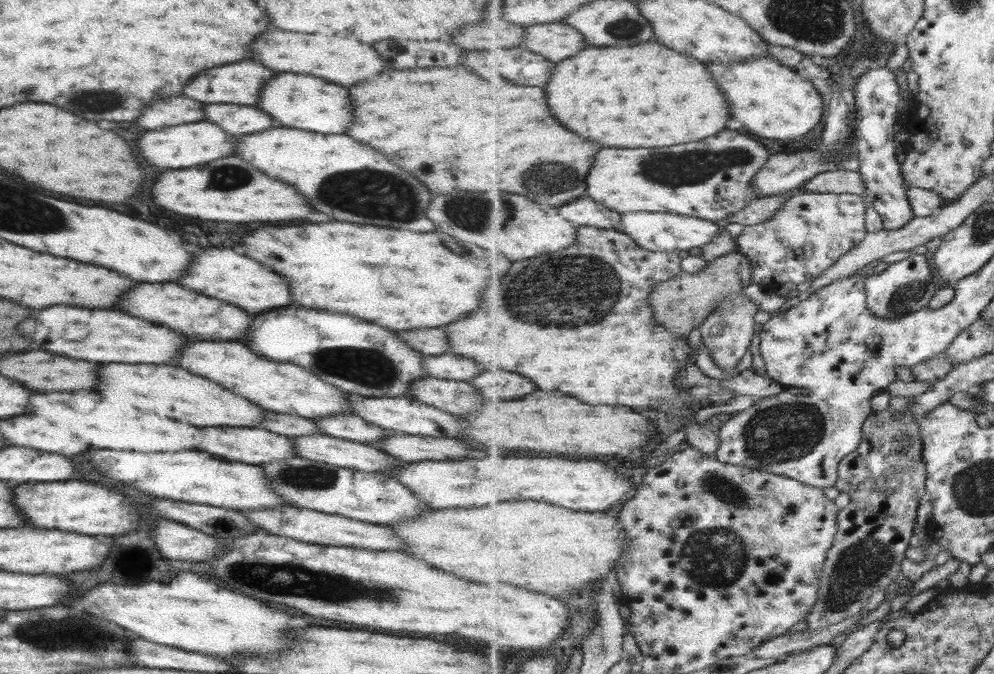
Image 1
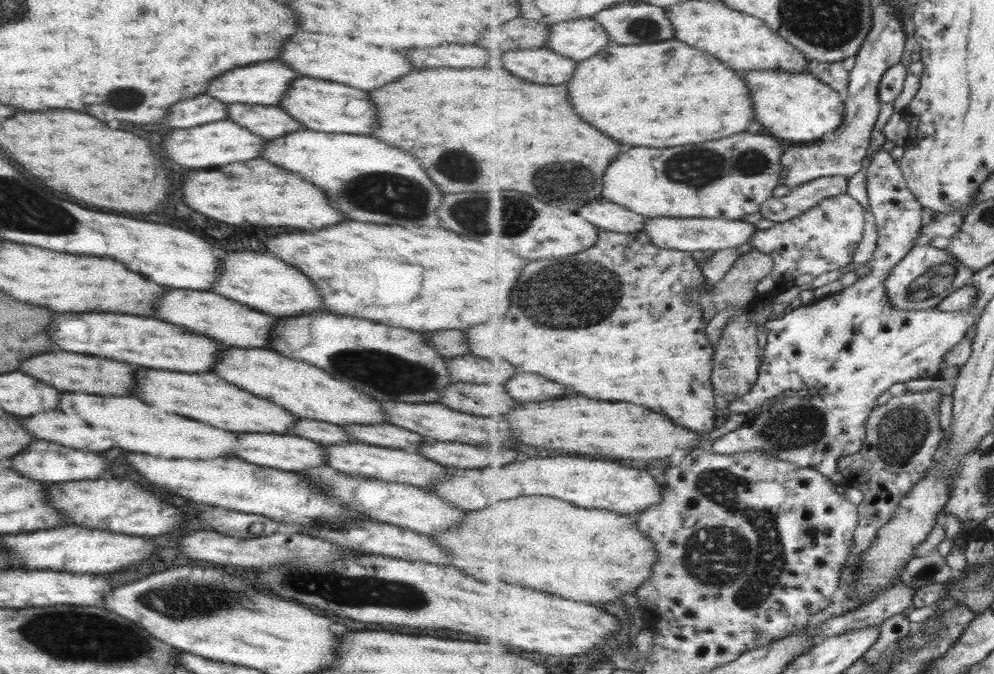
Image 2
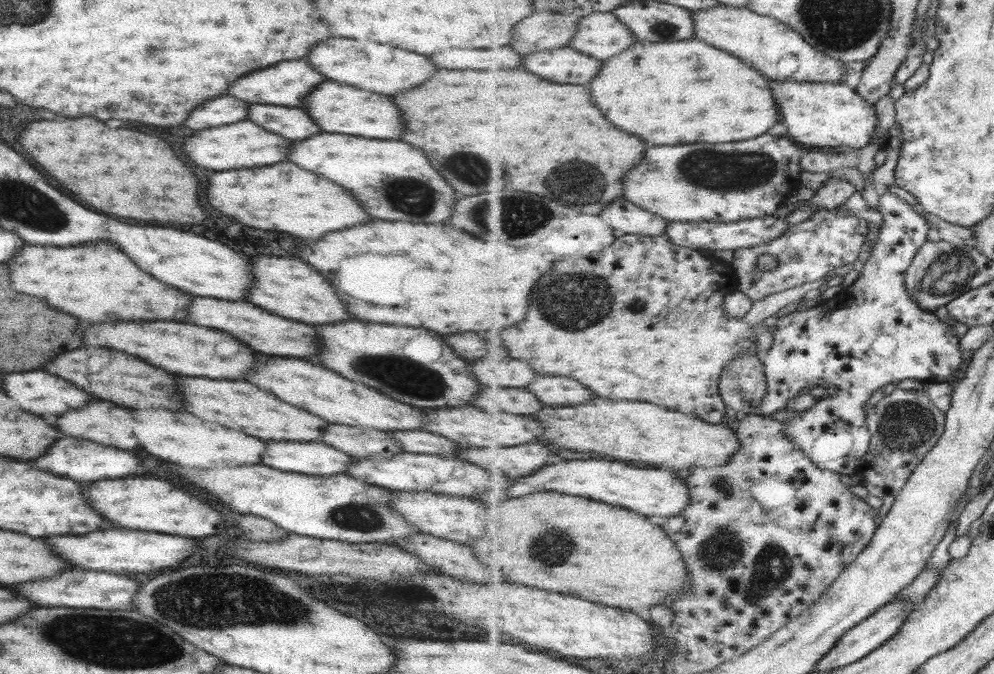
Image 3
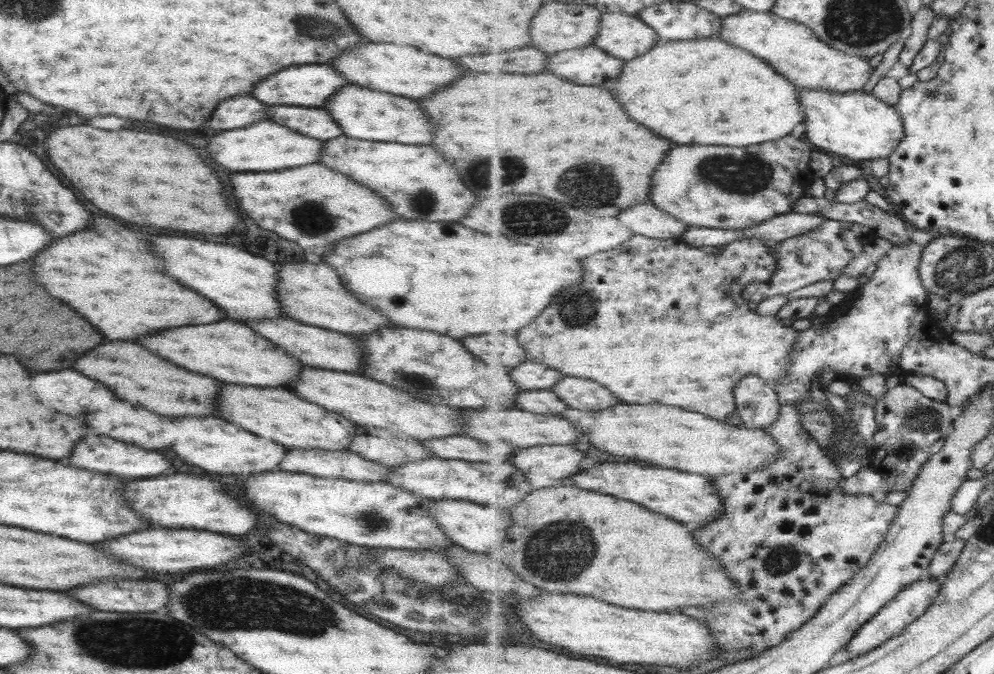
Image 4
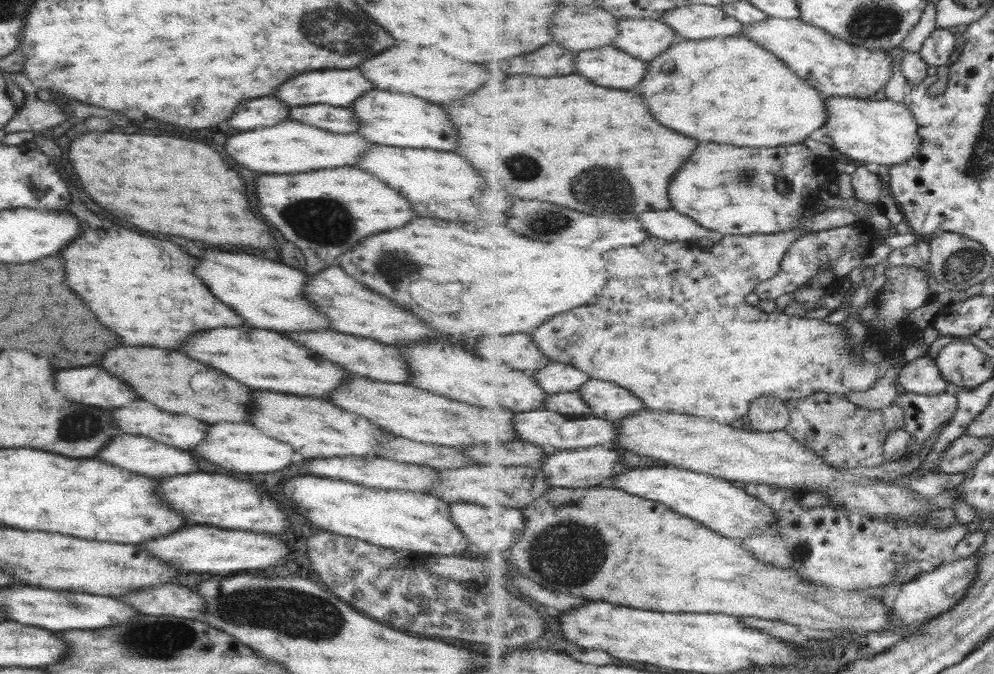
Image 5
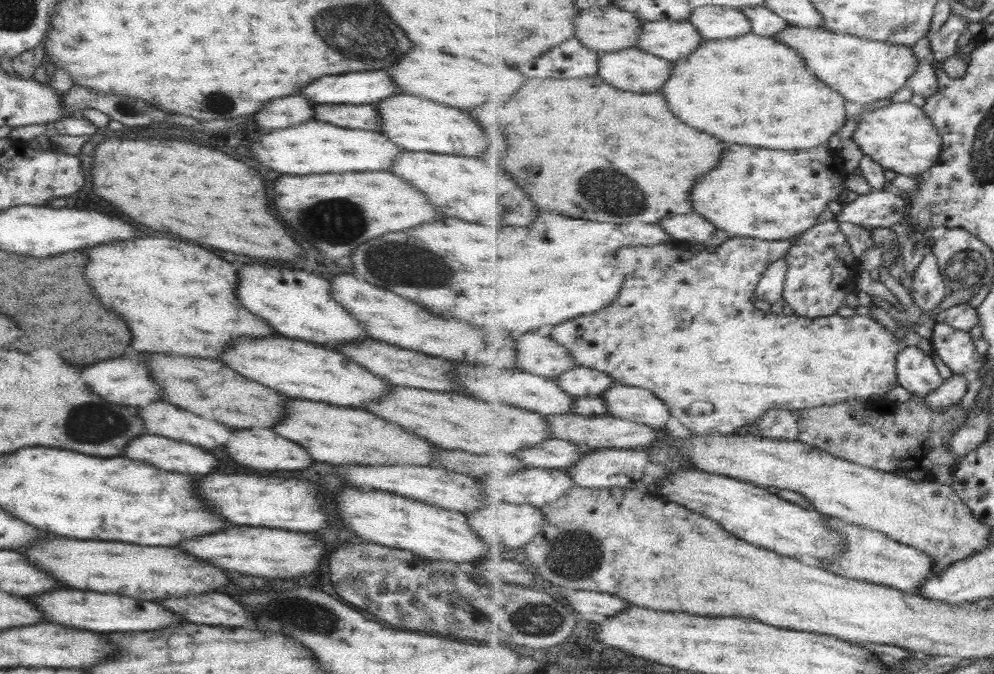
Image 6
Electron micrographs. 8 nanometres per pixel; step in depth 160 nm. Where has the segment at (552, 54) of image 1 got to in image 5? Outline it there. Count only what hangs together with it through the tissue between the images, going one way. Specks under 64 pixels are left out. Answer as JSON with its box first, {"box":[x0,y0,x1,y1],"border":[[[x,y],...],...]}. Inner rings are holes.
{"box":[614,19,681,61],"border":[[[620,19],[614,46],[641,60],[652,61],[681,37],[661,19]]]}

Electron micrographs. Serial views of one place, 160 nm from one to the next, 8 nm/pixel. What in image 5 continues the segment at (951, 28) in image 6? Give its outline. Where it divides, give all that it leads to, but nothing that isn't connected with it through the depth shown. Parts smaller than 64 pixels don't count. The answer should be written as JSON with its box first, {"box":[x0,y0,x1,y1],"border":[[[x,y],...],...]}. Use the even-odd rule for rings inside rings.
{"box":[919,28,957,67],"border":[[[937,28],[925,39],[919,53],[929,67],[940,67],[949,62],[955,46],[957,36],[947,28]]]}

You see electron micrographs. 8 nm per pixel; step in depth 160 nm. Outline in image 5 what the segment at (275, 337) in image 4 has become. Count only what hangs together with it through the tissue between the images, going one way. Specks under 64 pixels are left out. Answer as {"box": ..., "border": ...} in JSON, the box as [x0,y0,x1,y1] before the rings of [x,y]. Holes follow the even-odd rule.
{"box":[281,330,408,382],"border":[[[315,330],[315,332],[289,332],[289,334],[281,334],[289,340],[293,340],[295,344],[307,348],[309,352],[317,354],[323,360],[329,360],[333,364],[337,364],[339,368],[351,372],[351,374],[359,374],[371,380],[379,380],[379,382],[405,382],[407,380],[408,368],[406,362],[399,358],[399,350],[395,350],[393,346],[385,346],[385,344],[377,344],[373,340],[367,338],[357,338],[357,336],[347,336],[347,334],[337,334],[333,330]]]}

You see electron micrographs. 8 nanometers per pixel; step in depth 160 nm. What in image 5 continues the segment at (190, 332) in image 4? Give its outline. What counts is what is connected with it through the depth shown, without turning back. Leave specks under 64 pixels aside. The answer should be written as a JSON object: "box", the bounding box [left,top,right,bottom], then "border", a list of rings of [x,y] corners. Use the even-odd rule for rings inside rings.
{"box":[179,326,347,396],"border":[[[233,326],[233,328],[213,328],[205,332],[191,334],[187,342],[179,348],[181,354],[221,370],[229,378],[253,388],[253,390],[269,390],[281,394],[295,394],[295,396],[323,396],[325,392],[337,388],[347,376],[341,368],[329,364],[327,360],[319,360],[305,348],[293,344],[287,338],[281,338],[275,332],[265,332],[247,326]]]}

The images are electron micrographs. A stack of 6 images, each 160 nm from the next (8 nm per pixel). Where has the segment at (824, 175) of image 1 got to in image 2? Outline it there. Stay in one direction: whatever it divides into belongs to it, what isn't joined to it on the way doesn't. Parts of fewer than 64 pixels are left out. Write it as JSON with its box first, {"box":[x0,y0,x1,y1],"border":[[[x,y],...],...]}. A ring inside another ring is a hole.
{"box":[760,176,847,223],"border":[[[822,176],[792,188],[788,195],[773,197],[761,204],[760,215],[768,221],[783,223],[817,207],[829,197],[847,194],[846,176]]]}

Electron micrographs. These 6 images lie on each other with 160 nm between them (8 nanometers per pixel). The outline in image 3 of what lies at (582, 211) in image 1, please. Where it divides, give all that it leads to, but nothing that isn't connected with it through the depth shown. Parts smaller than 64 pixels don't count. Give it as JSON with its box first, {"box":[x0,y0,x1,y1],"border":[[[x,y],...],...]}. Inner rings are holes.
{"box":[599,196,668,236],"border":[[[624,196],[615,199],[599,216],[618,234],[659,236],[666,233],[668,220],[645,211]]]}

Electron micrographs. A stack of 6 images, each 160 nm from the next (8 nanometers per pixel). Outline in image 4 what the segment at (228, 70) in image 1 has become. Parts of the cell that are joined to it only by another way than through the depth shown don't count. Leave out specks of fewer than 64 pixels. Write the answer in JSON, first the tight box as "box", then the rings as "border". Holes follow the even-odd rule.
{"box":[251,64,345,108],"border":[[[301,64],[301,66],[287,66],[275,74],[265,76],[265,80],[259,80],[253,90],[251,96],[255,100],[259,100],[261,104],[273,106],[273,104],[285,104],[285,106],[303,106],[303,108],[319,108],[323,106],[323,102],[339,88],[343,86],[345,80],[341,80],[333,68],[329,66],[321,66],[321,64]]]}

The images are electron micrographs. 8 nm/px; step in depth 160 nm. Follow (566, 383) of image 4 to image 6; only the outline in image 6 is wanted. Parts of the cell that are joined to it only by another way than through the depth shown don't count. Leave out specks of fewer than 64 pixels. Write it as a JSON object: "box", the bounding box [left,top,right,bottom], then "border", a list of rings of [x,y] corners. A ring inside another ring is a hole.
{"box":[602,383,672,429],"border":[[[617,383],[606,390],[602,397],[606,400],[608,414],[625,420],[637,421],[657,429],[667,428],[672,412],[653,392],[646,388]]]}

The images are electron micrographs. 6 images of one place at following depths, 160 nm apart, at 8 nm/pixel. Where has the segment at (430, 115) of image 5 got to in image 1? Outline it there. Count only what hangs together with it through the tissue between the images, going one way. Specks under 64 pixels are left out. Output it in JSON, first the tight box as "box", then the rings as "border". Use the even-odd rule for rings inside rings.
{"box":[255,74,351,134],"border":[[[273,74],[261,86],[255,108],[265,112],[271,120],[279,122],[281,126],[319,134],[345,132],[345,124],[349,124],[351,116],[351,104],[347,100],[345,88],[303,74]]]}

